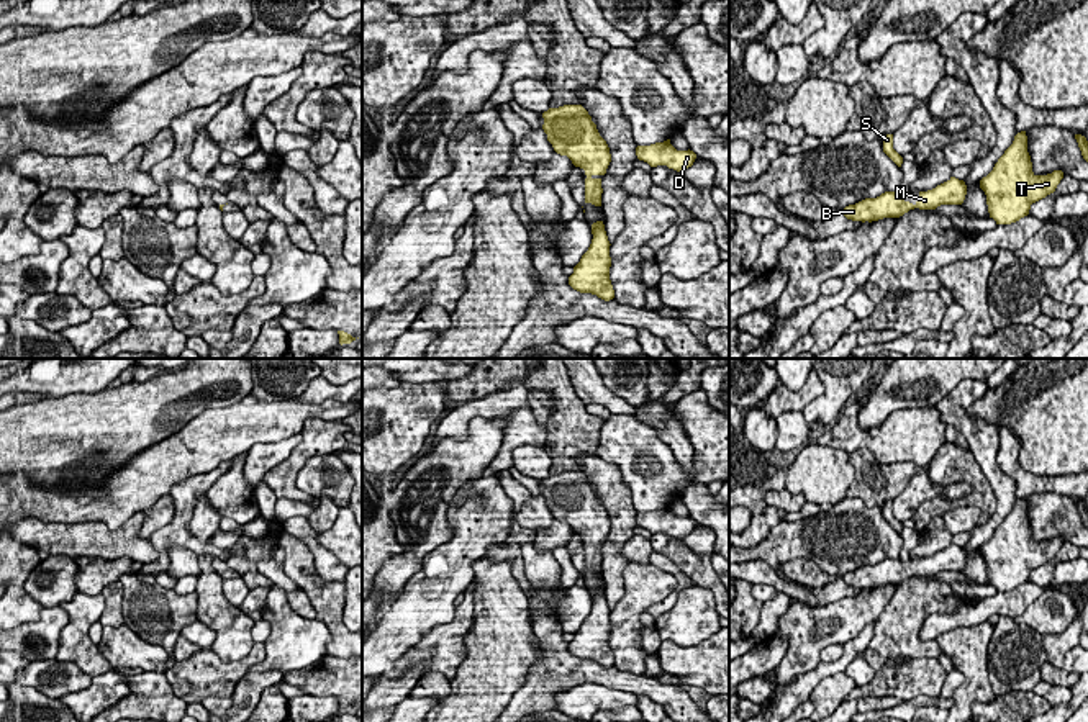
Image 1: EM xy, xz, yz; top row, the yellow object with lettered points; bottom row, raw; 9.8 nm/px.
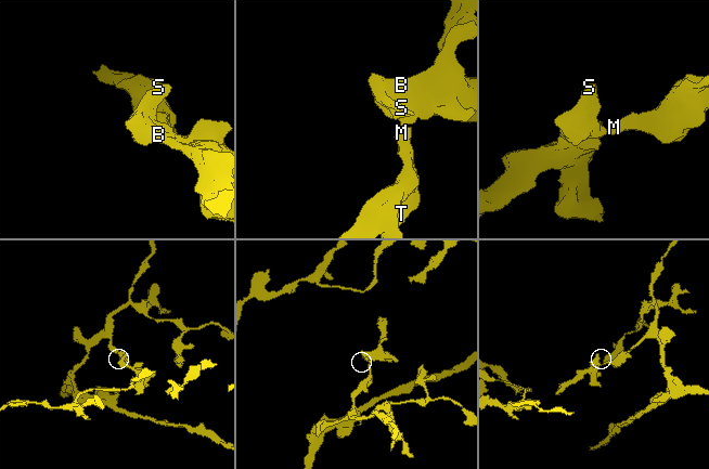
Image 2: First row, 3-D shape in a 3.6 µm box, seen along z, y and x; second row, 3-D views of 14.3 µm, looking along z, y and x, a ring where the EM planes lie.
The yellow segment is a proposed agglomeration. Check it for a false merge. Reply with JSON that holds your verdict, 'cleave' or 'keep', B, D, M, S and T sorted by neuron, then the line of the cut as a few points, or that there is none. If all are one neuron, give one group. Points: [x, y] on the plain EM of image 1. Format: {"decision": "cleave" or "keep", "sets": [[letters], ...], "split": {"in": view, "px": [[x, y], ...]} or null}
{"decision": "keep", "sets": [["B", "D", "M", "S", "T"]], "split": null}

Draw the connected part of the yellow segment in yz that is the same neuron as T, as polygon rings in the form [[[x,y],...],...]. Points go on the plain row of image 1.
[[[1021,498],[993,537],[980,547],[980,555],[986,562],[990,584],[996,591],[1011,591],[1027,583],[1032,570],[1054,560],[1062,545],[1062,537],[1047,542],[1032,539],[1027,503]]]

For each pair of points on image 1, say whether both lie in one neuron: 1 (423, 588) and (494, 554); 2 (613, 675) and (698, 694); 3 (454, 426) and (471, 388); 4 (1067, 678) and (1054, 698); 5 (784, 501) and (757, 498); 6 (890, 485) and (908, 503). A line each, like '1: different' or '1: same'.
1: different
2: different
3: different
4: same
5: different
6: different

